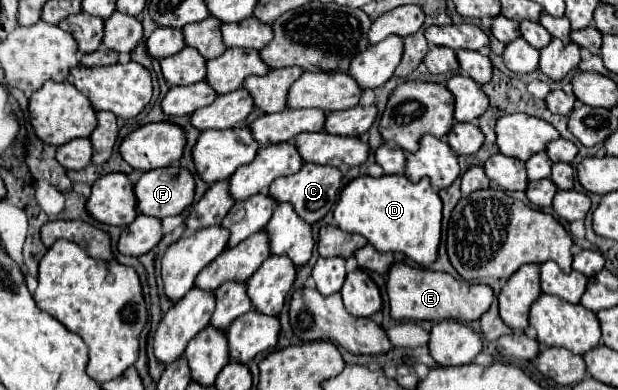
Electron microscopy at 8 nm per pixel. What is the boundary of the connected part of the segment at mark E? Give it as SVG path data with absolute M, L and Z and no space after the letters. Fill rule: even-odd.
M392 264L388 282L390 316L394 320L458 320L472 322L480 320L488 312L494 292L486 284L470 284L466 280L456 280L446 272L434 272L426 268L412 268L408 264Z

